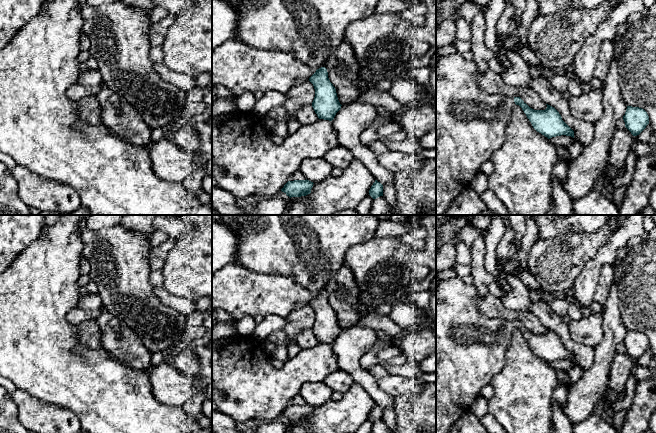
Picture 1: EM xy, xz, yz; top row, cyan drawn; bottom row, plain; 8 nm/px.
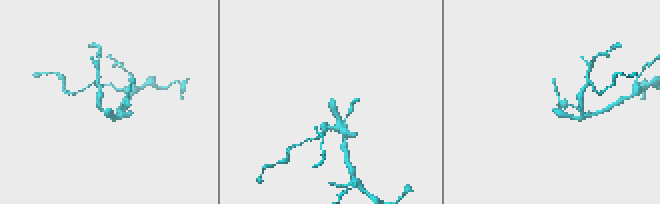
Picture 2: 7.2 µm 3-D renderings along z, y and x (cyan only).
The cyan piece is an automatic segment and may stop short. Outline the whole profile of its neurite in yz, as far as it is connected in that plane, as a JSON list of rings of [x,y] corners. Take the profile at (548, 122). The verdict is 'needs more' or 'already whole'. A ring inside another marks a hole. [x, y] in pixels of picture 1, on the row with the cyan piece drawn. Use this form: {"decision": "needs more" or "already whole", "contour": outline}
{"decision": "needs more", "contour": [[[460,53],[439,56],[436,63],[436,215],[444,215],[454,199],[468,186],[480,171],[482,164],[505,141],[505,128],[511,119],[513,106],[519,105],[533,128],[548,139],[566,135],[574,138],[574,131],[562,120],[559,112],[547,105],[545,110],[530,108],[520,97],[491,95],[484,92],[478,84],[478,70],[474,60],[467,60]]]}

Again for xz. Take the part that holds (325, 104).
{"decision": "needs more", "contour": [[[227,0],[239,12],[236,39],[263,50],[280,50],[292,53],[297,60],[313,68],[316,72],[309,78],[315,89],[312,107],[319,119],[332,121],[341,109],[336,89],[328,78],[325,61],[344,41],[347,27],[358,20],[368,18],[374,13],[378,0]]]}

